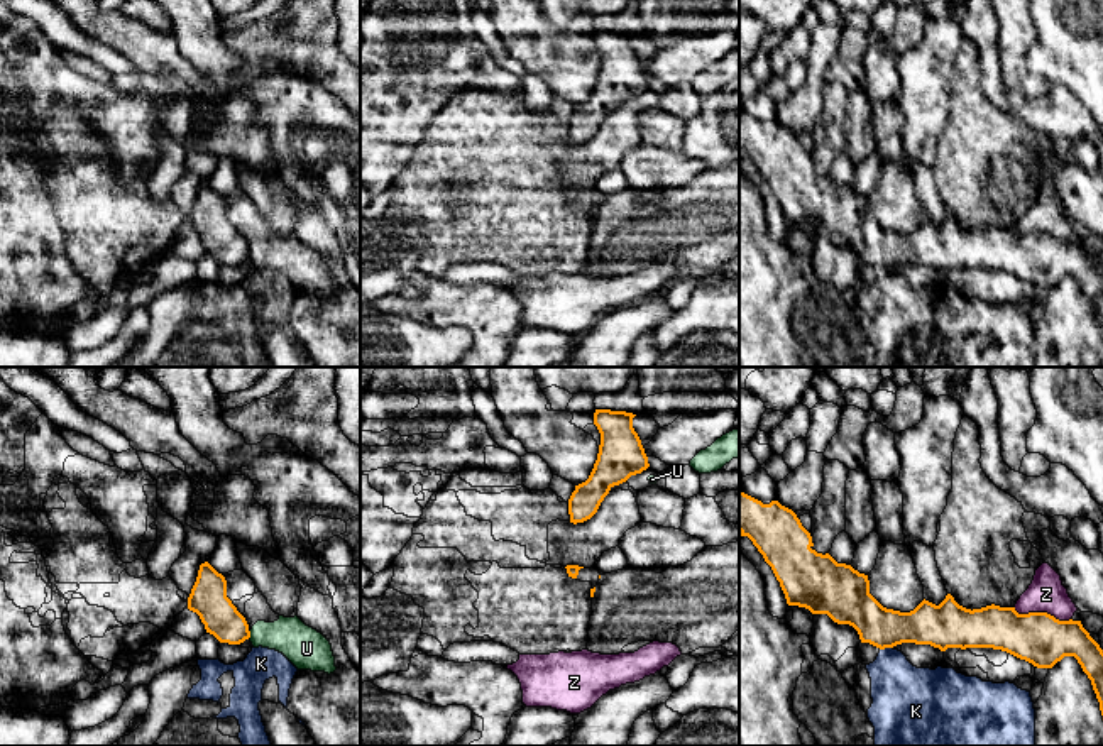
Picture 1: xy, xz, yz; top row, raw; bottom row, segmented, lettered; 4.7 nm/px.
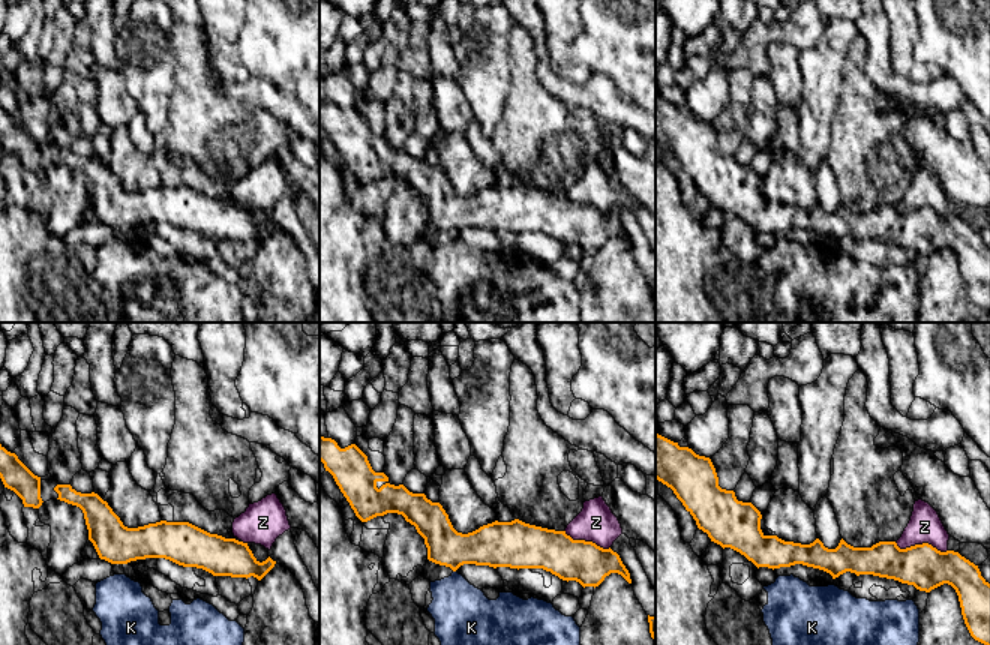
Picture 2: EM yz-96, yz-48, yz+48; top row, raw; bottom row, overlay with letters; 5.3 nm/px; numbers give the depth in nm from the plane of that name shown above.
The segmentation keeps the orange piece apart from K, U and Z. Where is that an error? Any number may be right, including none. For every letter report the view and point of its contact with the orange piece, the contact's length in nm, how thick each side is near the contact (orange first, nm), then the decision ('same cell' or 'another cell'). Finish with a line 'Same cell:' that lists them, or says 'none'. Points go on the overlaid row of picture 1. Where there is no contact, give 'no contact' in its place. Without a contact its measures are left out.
K: yz (885, 647) | 70 nm | 190/300 nm | another cell
U: xy (249, 635) | 40 nm | 170/190 nm | another cell
Z: yz (1042, 613) | 280 nm | 240/180 nm | another cell
Same cell: none

